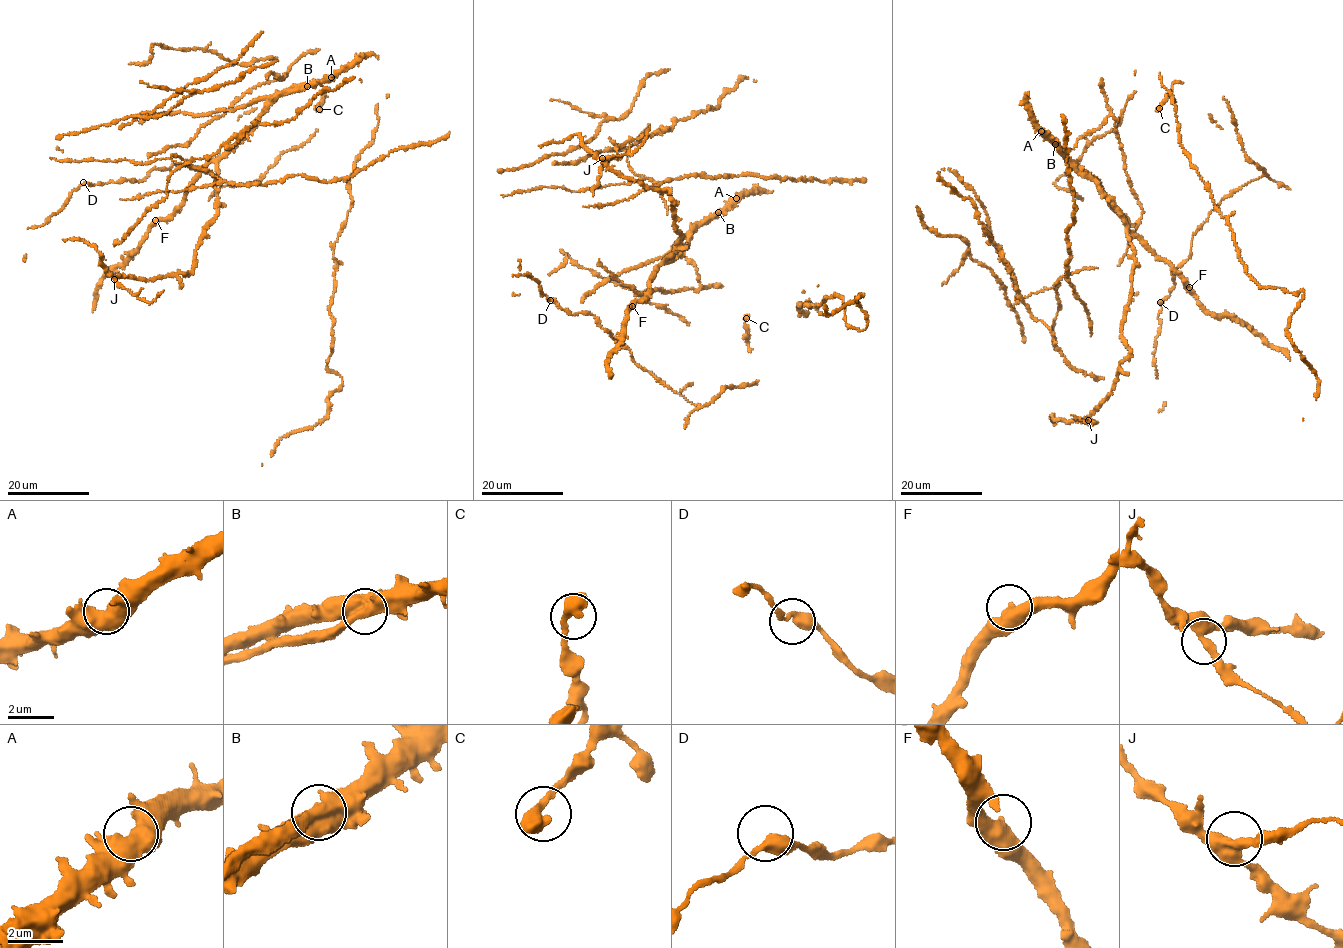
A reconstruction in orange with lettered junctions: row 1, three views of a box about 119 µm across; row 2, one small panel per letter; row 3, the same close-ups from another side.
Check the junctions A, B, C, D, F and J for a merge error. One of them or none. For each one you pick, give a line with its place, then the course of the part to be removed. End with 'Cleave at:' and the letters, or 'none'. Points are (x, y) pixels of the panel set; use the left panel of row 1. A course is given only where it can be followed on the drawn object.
B: at (307, 86); foreign part runs (308, 86), (233, 109), (197, 115), (155, 115), (139, 121)
Cleave at: B

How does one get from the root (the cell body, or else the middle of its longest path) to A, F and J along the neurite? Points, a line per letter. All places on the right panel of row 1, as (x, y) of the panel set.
A: (1070, 158), (1041, 131)
F: (1070, 158), (1077, 169), (1095, 178), (1102, 193), (1112, 197), (1133, 234), (1168, 260), (1189, 287)
J: (1070, 158), (1112, 197), (1135, 260), (1122, 331), (1129, 355), (1088, 420)

